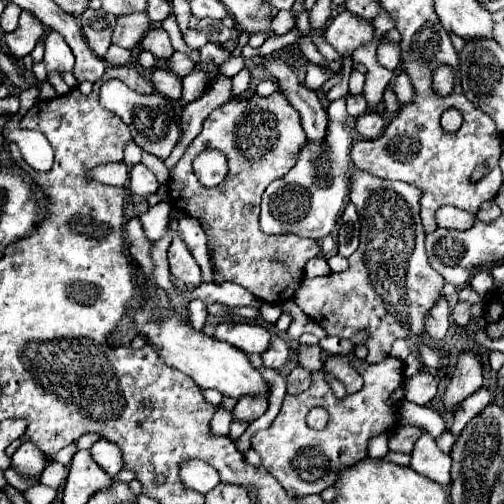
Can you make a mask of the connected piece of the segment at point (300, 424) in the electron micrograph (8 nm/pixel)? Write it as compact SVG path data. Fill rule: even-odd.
M350 356L350 362L354 364L354 368L358 368L358 372L364 378L364 388L360 392L338 400L332 394L330 386L324 382L322 374L314 372L312 386L298 396L286 394L282 410L272 422L272 426L256 432L252 438L252 448L260 454L262 466L294 498L320 494L326 488L334 486L342 468L366 458L368 438L386 430L390 432L398 420L398 414L392 414L392 410L388 408L388 398L404 382L402 362L392 356L384 358L378 364L364 364L356 356ZM314 406L324 406L330 412L330 422L320 432L308 428L306 424L306 414Z

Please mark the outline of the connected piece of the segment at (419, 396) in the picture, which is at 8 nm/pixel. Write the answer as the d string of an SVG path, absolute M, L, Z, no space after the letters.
M418 372L406 380L406 400L426 406L438 394L438 380L430 372Z

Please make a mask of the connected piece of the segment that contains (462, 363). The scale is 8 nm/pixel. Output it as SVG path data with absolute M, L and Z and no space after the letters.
M462 352L458 356L456 370L444 394L444 416L450 420L464 398L474 394L482 386L482 366L474 352Z

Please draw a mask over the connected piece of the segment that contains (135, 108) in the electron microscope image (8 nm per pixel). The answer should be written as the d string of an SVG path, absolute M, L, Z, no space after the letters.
M108 80L108 82L104 82L102 88L100 88L100 104L102 104L104 108L116 112L116 114L122 118L122 122L128 124L134 142L136 142L142 150L146 150L146 152L162 158L162 160L166 160L166 158L170 156L172 148L174 148L174 146L178 144L178 140L180 140L180 134L182 134L182 132L180 132L180 126L176 124L176 122L178 122L178 116L176 116L176 112L174 112L172 102L170 102L164 94L154 92L154 94L150 94L150 96L144 96L144 94L138 94L138 92L130 90L130 88L128 88L124 82L120 82L120 80Z

